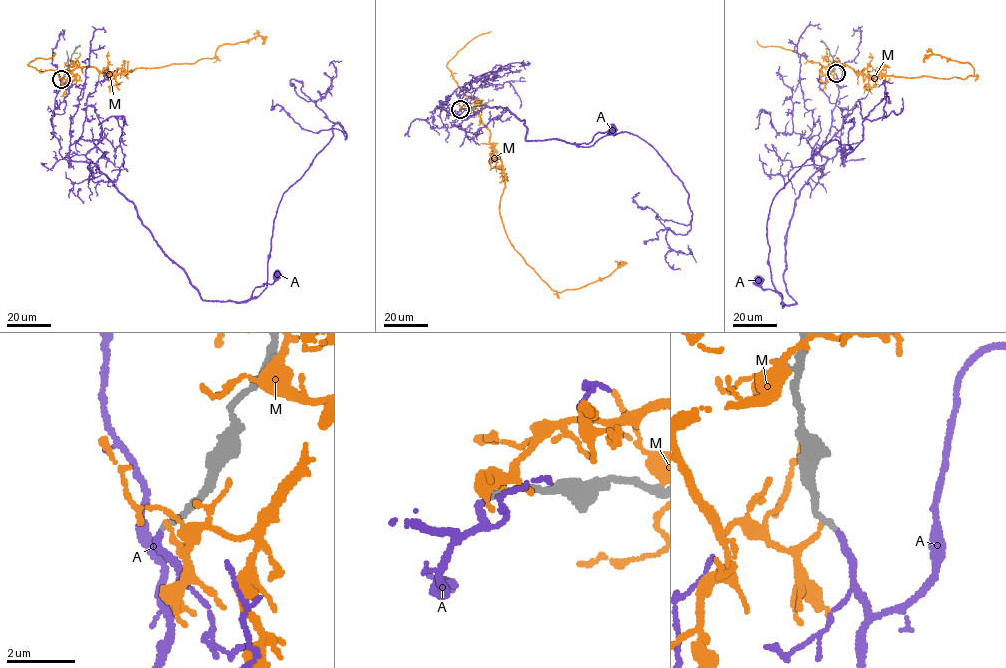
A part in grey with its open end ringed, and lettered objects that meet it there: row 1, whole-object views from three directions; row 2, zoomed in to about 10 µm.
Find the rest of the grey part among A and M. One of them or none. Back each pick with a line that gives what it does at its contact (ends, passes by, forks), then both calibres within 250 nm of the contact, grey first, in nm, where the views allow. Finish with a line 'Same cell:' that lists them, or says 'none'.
A: it ends; calibres 160 and 180 nm
Same cell: A

